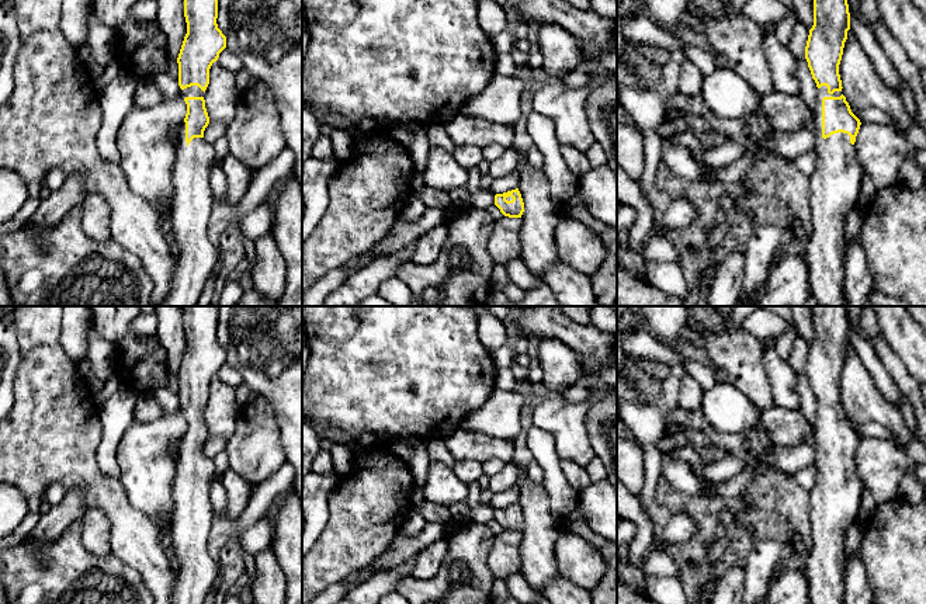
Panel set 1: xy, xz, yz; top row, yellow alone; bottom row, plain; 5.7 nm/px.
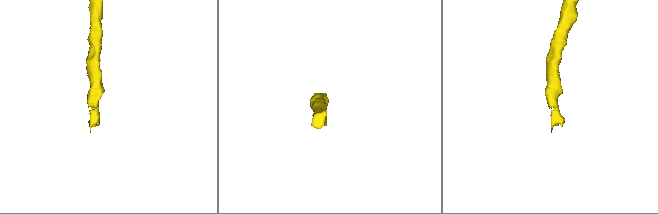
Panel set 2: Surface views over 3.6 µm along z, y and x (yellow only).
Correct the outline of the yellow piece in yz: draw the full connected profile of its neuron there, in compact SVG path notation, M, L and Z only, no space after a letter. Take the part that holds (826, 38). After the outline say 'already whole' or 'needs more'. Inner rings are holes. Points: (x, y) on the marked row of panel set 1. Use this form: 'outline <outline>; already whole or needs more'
outline M814 0L814 25L809 29L805 59L818 87L818 107L812 118L816 136L816 167L809 177L814 230L804 247L804 257L808 261L809 288L816 298L818 306L845 306L845 225L849 211L857 205L864 174L854 149L861 122L852 112L842 93L839 74L849 29L847 0Z; needs more

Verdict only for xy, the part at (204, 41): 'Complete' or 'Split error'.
Split error

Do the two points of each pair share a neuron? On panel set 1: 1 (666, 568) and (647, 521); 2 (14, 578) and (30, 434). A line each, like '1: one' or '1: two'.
1: one
2: two

